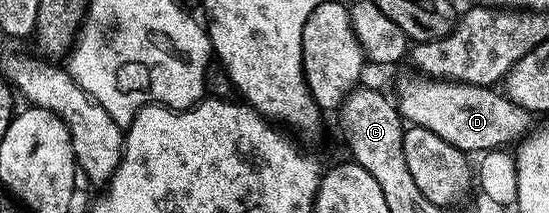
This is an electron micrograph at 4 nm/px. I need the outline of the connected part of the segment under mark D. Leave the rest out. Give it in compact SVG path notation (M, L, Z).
M407 74L397 82L395 105L402 119L410 125L428 128L435 135L443 136L443 140L447 140L447 144L455 144L455 148L466 152L509 148L520 143L532 129L532 111L515 104L508 95L494 87L413 74Z

